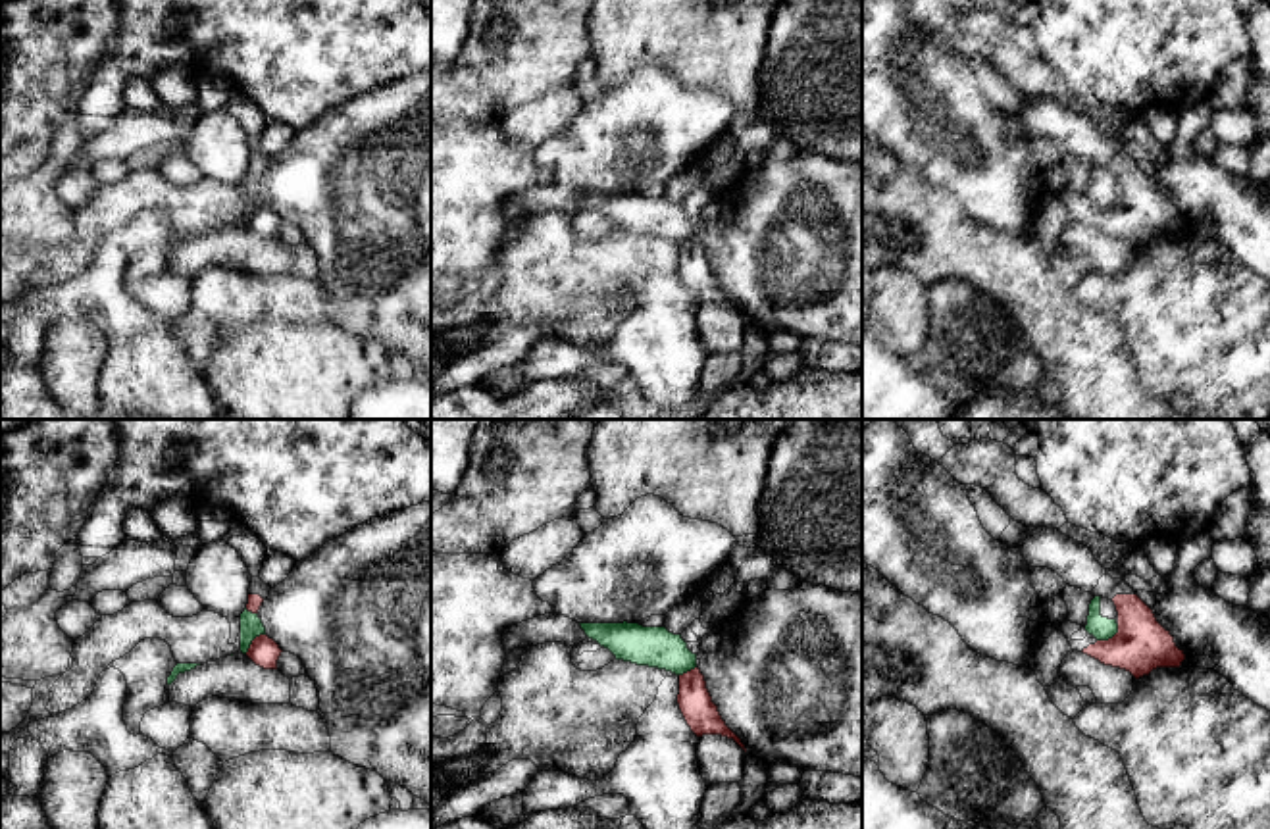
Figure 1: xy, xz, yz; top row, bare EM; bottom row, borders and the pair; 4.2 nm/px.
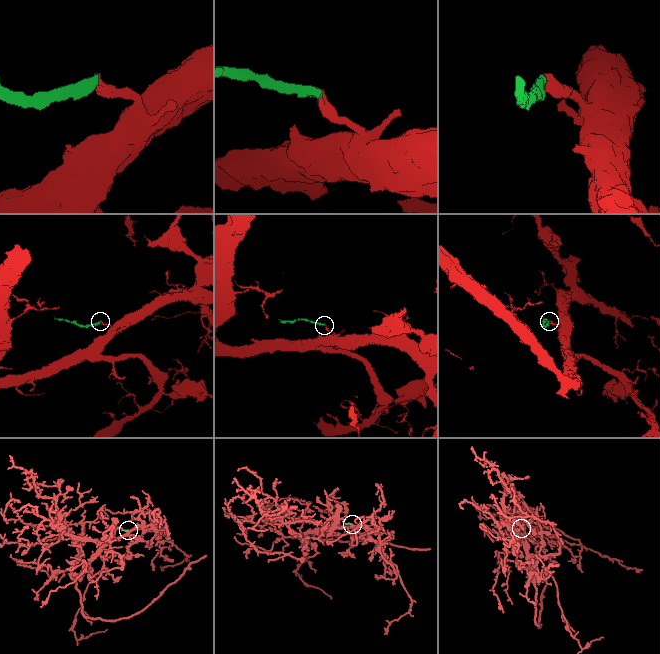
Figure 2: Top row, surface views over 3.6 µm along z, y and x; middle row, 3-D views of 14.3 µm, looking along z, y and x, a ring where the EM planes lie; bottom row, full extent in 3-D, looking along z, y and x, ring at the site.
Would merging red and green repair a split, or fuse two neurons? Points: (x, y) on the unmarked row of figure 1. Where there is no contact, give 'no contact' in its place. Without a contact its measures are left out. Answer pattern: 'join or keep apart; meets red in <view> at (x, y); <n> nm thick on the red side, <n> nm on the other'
keep apart; meets red in yz at (1113, 206); 220 nm thick on the red side, 100 nm on the other

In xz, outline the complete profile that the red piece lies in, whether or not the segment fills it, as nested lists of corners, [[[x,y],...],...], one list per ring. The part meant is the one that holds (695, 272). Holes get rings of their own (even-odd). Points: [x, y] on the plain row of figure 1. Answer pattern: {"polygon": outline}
{"polygon": [[[698,237],[679,244],[677,273],[687,294],[697,306],[722,304],[733,308],[747,321],[741,308],[722,289]]]}

